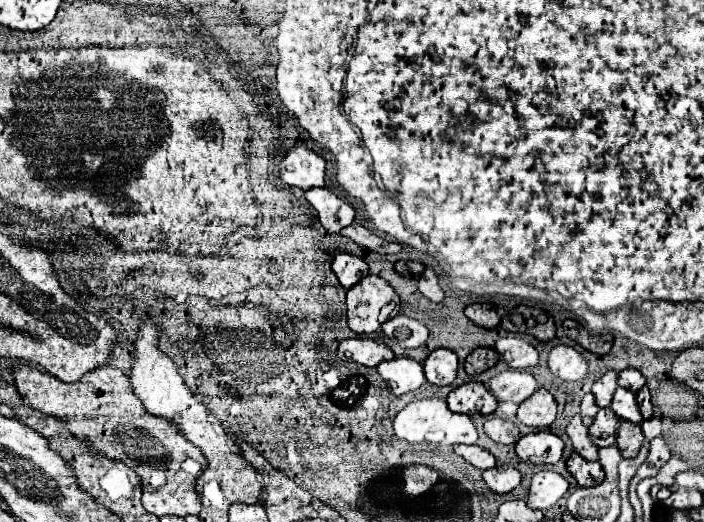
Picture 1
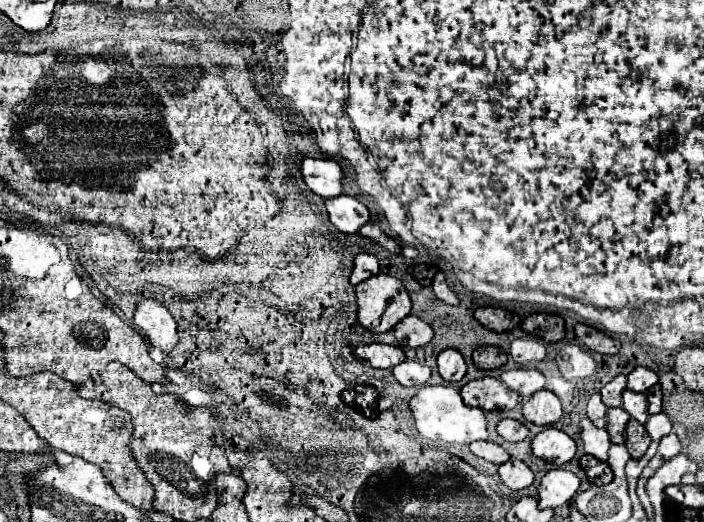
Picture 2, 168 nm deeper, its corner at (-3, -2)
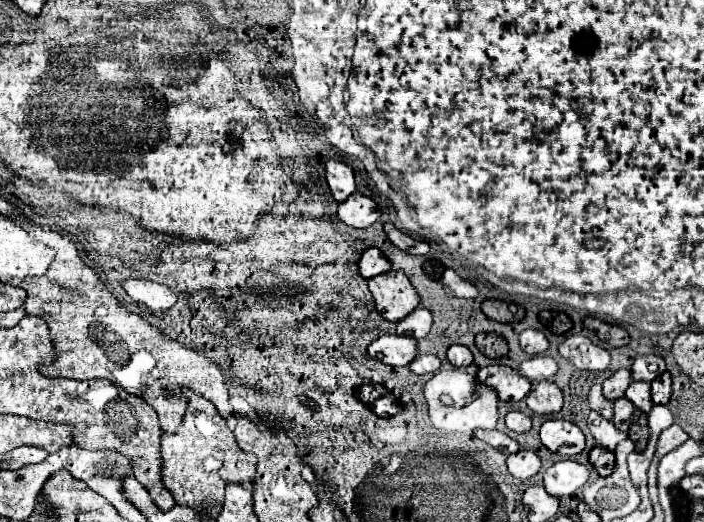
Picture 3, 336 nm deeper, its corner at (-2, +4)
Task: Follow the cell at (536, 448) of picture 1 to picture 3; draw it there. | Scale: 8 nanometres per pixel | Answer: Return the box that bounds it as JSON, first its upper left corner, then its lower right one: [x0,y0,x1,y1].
[540,420,584,456]

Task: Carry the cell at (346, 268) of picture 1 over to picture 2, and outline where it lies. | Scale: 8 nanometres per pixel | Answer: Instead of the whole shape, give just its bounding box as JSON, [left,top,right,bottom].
[351,254,379,286]

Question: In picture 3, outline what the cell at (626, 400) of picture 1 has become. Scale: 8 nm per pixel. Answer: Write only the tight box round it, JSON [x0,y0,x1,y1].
[626,382,654,412]

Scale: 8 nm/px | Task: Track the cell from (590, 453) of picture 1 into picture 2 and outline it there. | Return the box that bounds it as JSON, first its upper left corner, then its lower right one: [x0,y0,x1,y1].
[581,418,611,460]

